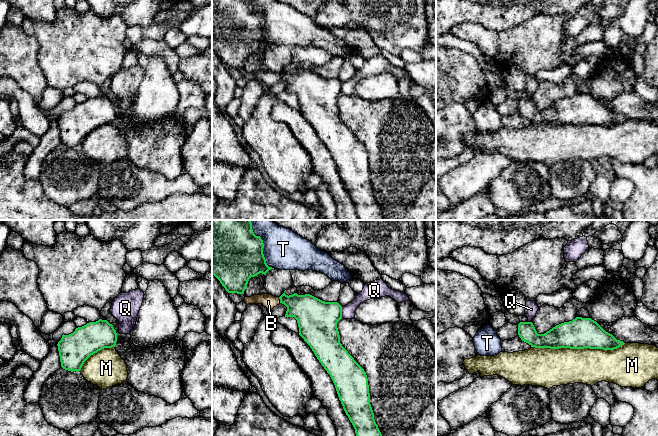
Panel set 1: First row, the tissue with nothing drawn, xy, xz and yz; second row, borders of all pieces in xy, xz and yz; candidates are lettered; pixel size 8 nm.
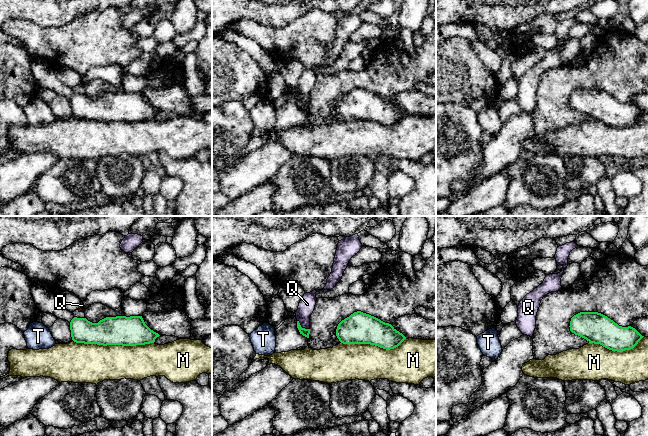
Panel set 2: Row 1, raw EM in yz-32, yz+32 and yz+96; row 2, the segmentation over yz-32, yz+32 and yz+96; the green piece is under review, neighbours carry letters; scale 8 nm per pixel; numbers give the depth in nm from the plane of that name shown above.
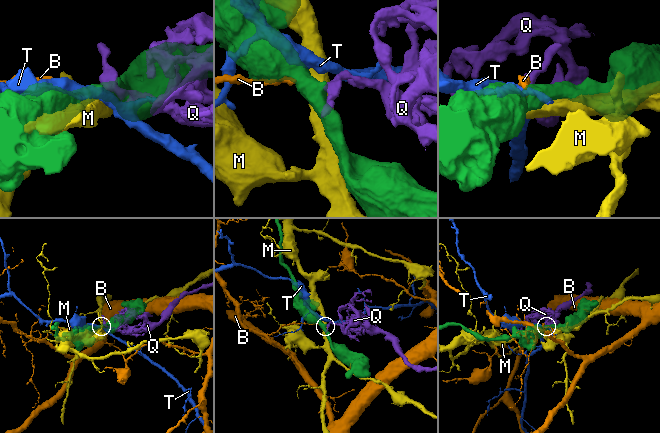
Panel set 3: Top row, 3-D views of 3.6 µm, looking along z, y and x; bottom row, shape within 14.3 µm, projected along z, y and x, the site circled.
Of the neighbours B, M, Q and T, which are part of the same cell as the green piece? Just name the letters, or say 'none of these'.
none of these

